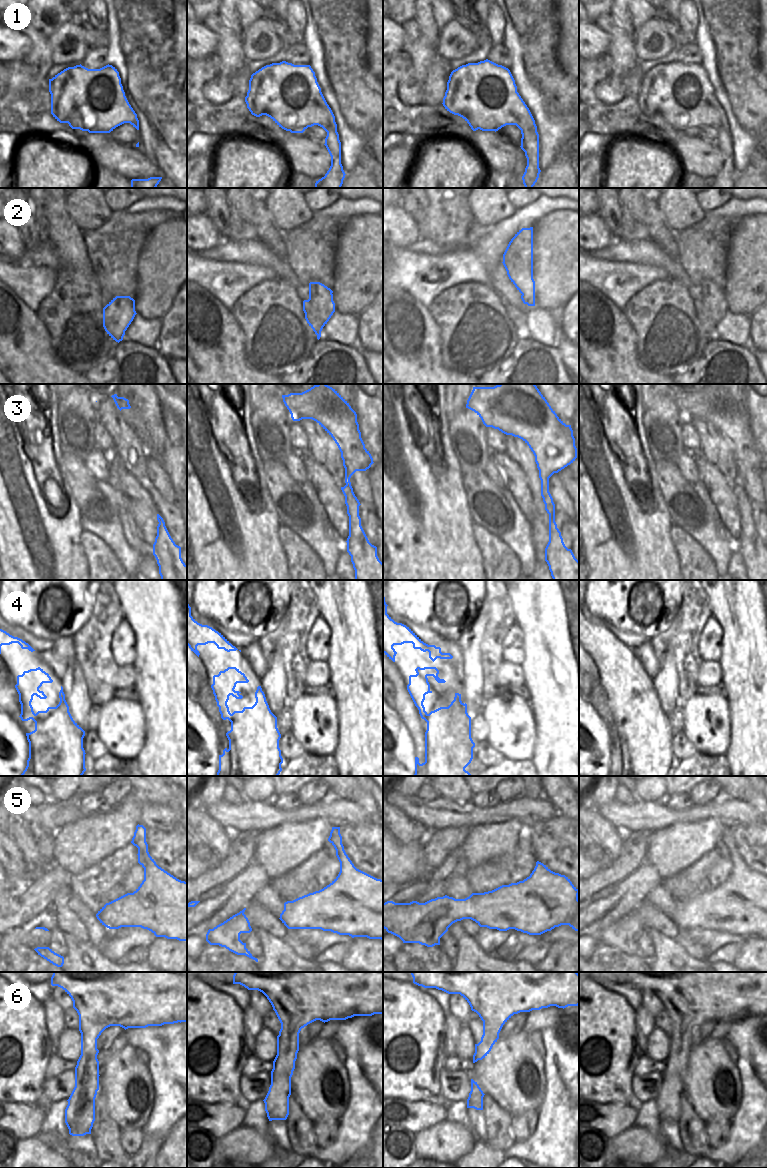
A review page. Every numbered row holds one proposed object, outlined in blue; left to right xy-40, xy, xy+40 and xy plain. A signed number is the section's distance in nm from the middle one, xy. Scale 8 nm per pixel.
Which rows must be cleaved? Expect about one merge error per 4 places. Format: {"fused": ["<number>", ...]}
{"fused": []}

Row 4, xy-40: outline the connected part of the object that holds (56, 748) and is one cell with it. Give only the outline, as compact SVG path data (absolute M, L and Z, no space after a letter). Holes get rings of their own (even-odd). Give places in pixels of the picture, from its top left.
M40 667L24 671L17 676L15 688L21 704L22 721L32 719L35 730L26 733L29 742L29 758L21 776L82 776L85 768L83 738L85 731L73 720L65 700L63 687L60 702L46 711L33 711L31 702L36 695L47 696L39 688L53 680Z

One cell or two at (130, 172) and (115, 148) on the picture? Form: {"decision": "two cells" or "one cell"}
{"decision": "one cell"}

